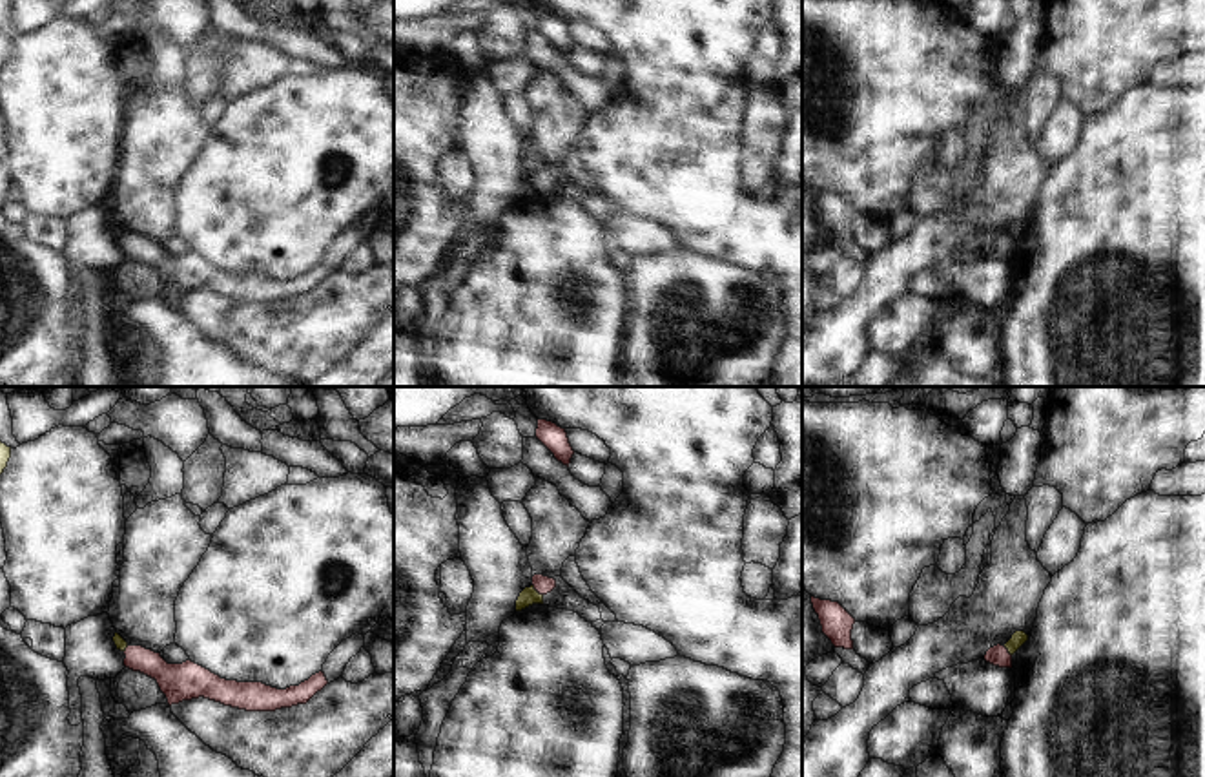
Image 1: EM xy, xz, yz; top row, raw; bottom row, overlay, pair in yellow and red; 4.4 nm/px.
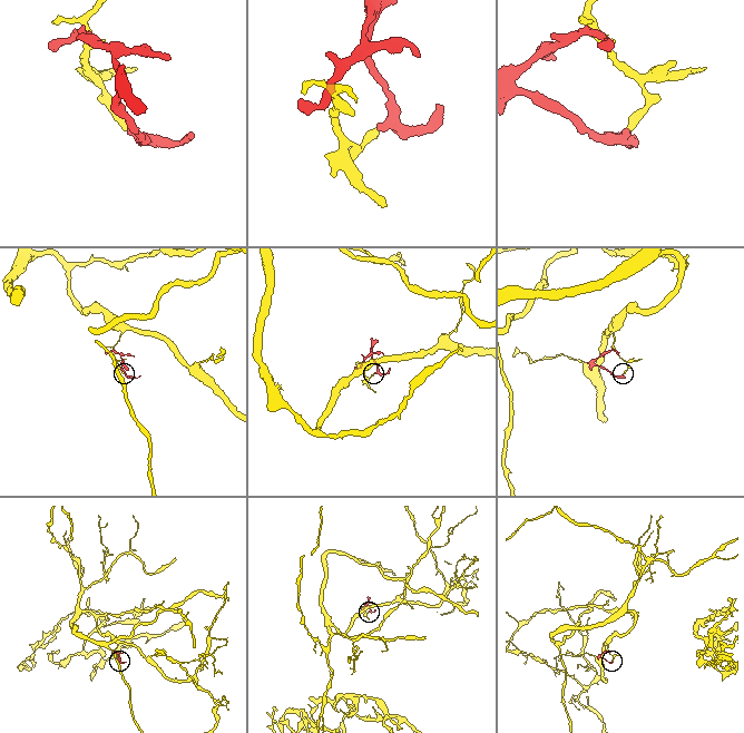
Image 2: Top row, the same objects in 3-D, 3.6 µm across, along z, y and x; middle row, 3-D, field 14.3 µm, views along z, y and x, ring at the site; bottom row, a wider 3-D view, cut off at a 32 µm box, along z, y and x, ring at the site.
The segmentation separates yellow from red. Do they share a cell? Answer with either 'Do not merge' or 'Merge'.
Do not merge

